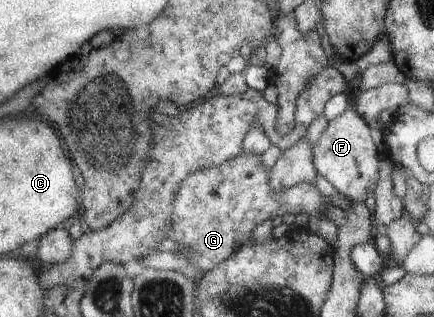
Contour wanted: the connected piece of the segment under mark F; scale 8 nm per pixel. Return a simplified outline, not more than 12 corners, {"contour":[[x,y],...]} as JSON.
{"contour":[[354,106],[313,152],[341,201],[364,201],[381,172],[370,126]]}

